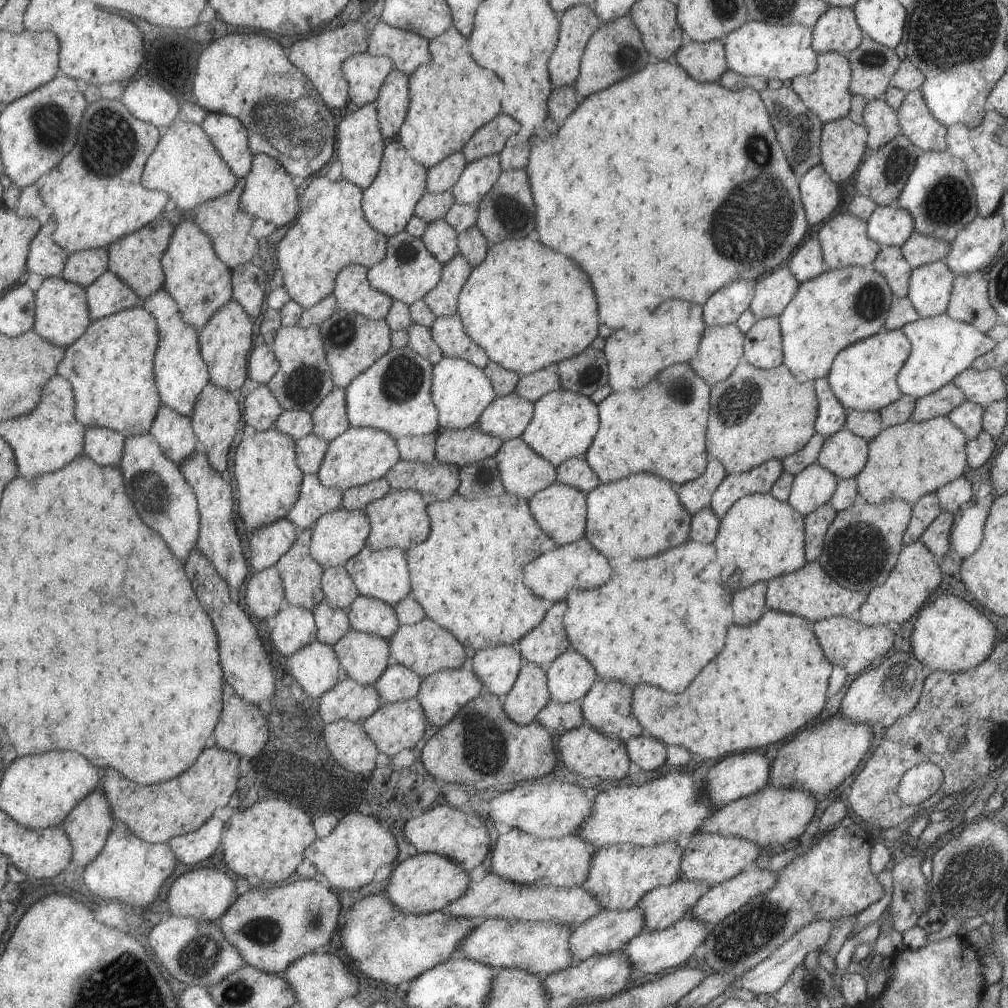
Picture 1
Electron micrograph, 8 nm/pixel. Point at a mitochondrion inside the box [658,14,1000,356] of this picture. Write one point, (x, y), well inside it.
(752, 226)

